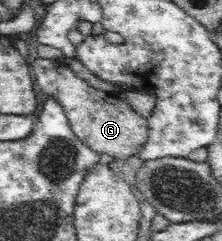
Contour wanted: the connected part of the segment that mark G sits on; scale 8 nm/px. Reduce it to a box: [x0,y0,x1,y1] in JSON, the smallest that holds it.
[30,59,148,160]

